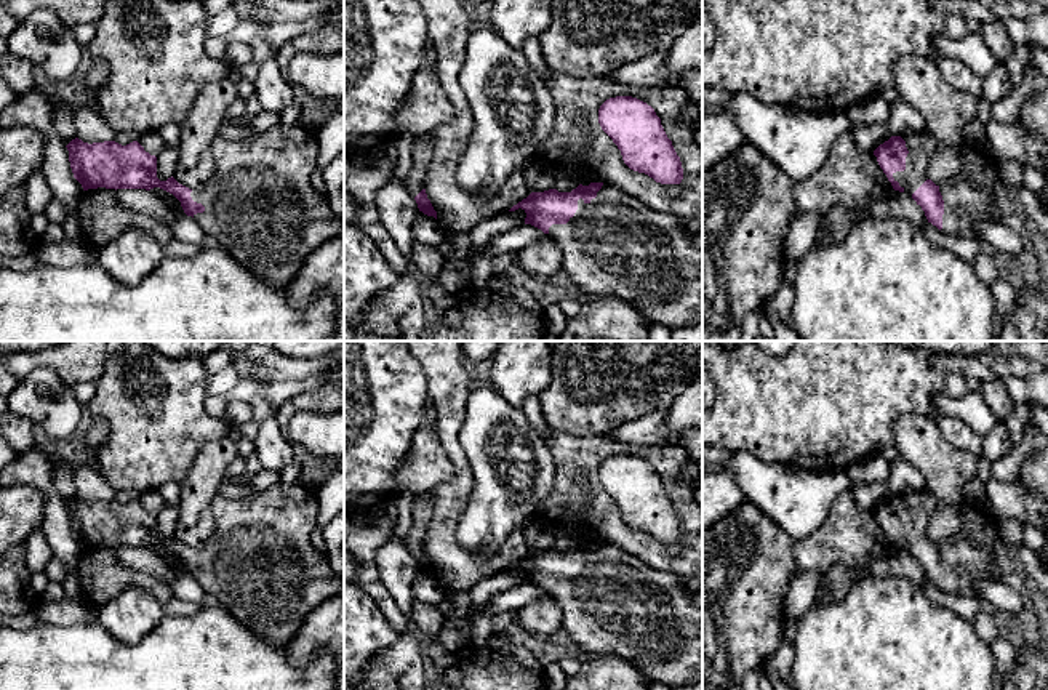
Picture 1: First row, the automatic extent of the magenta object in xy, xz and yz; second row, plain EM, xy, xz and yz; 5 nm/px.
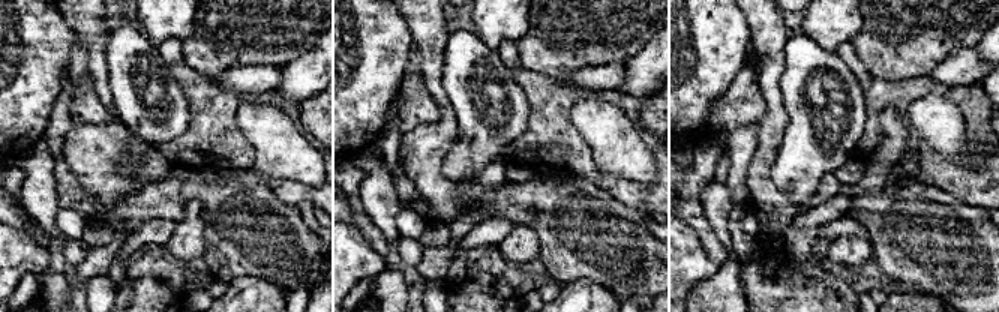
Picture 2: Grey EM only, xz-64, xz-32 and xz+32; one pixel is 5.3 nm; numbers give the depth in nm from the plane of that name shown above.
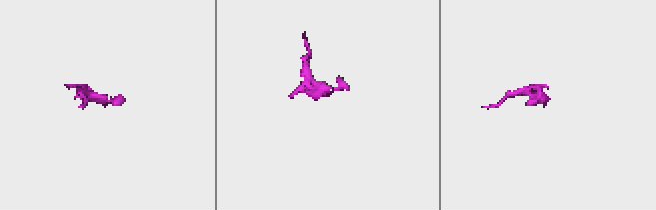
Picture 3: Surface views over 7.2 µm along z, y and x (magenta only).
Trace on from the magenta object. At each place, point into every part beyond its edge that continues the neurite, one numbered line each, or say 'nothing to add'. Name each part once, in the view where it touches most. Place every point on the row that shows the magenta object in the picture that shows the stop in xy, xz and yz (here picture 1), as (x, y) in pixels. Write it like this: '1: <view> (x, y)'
1: xz (616, 245)

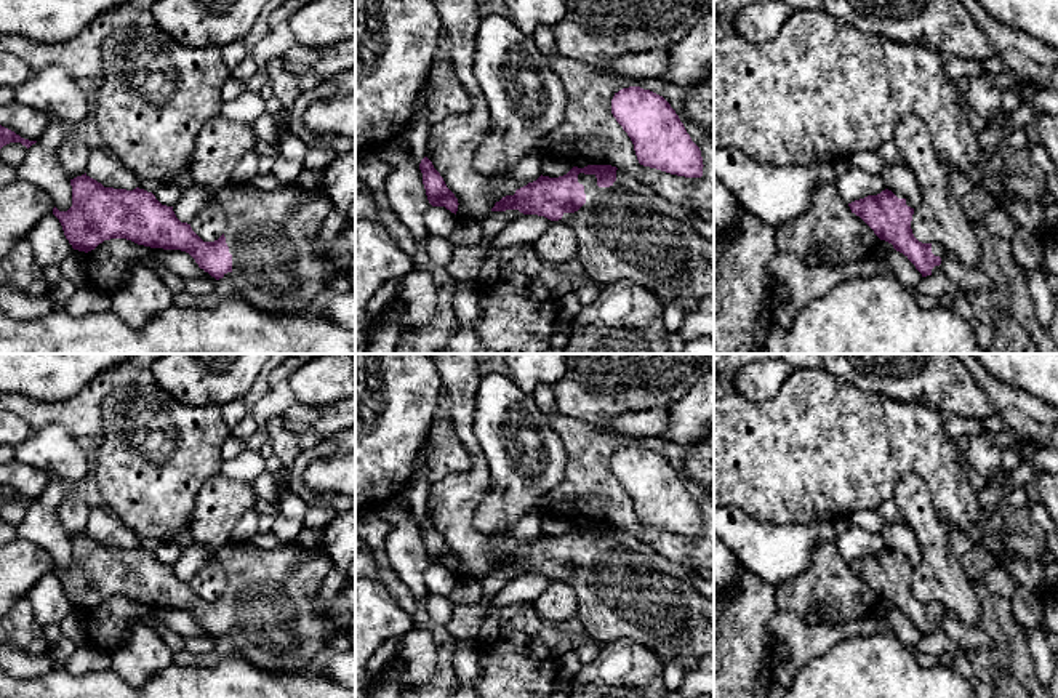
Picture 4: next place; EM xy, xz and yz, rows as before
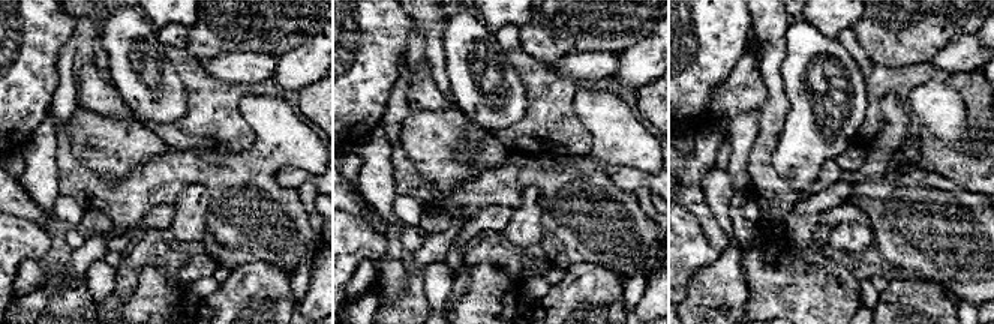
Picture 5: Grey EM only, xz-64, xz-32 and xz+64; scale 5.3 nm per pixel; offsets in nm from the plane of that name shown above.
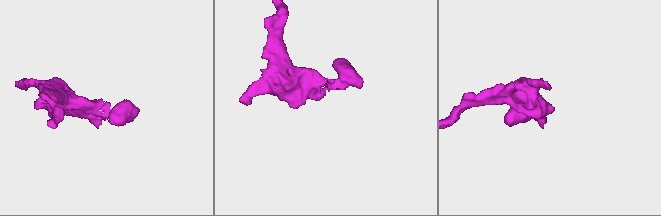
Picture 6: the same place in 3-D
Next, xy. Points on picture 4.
1: xy (272, 236)

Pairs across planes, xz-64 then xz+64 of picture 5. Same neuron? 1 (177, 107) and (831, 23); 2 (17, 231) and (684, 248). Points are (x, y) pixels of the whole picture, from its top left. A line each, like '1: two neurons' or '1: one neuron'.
1: two neurons
2: one neuron

